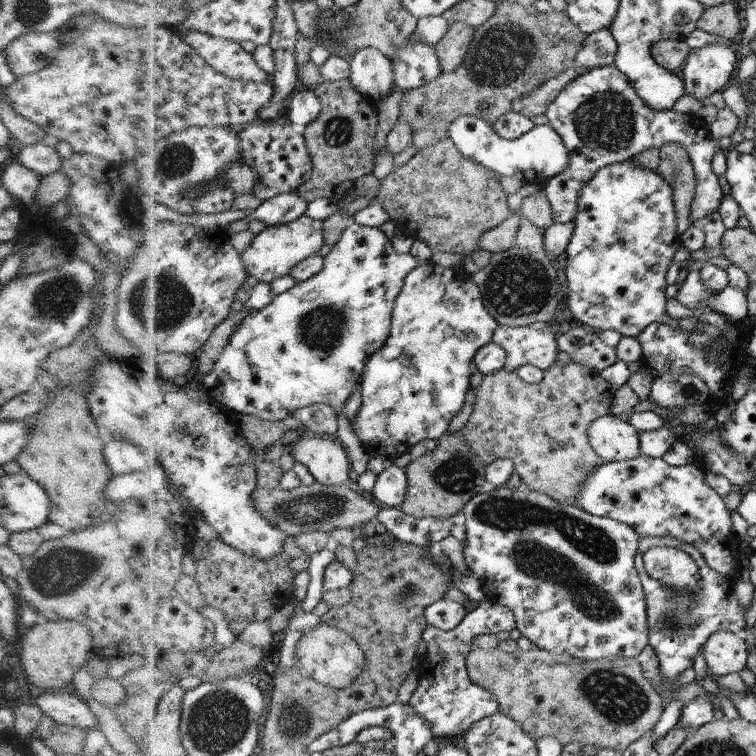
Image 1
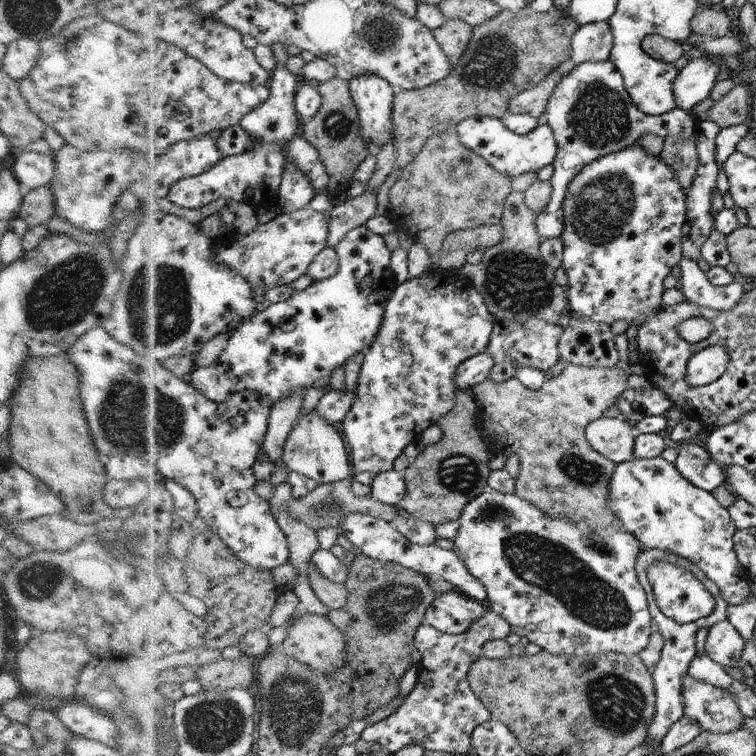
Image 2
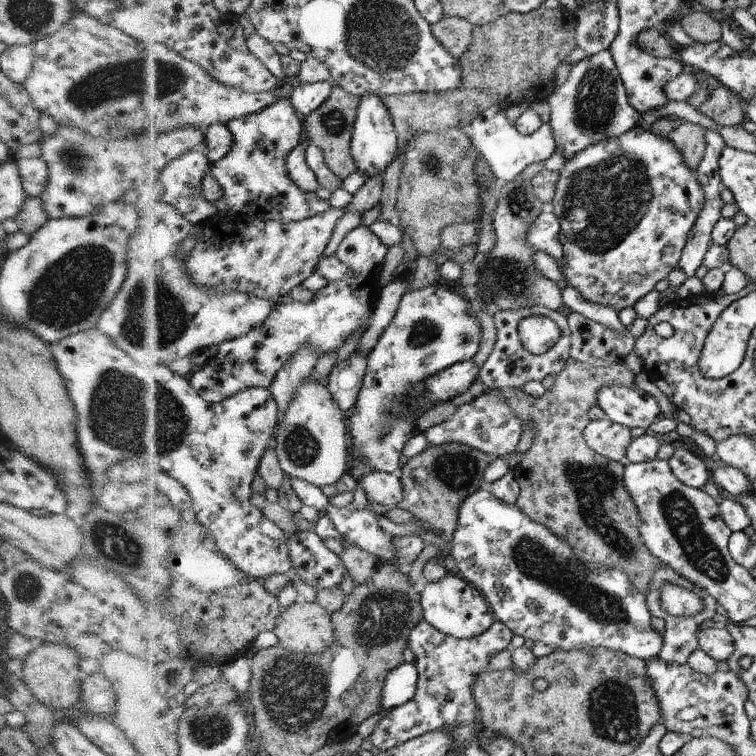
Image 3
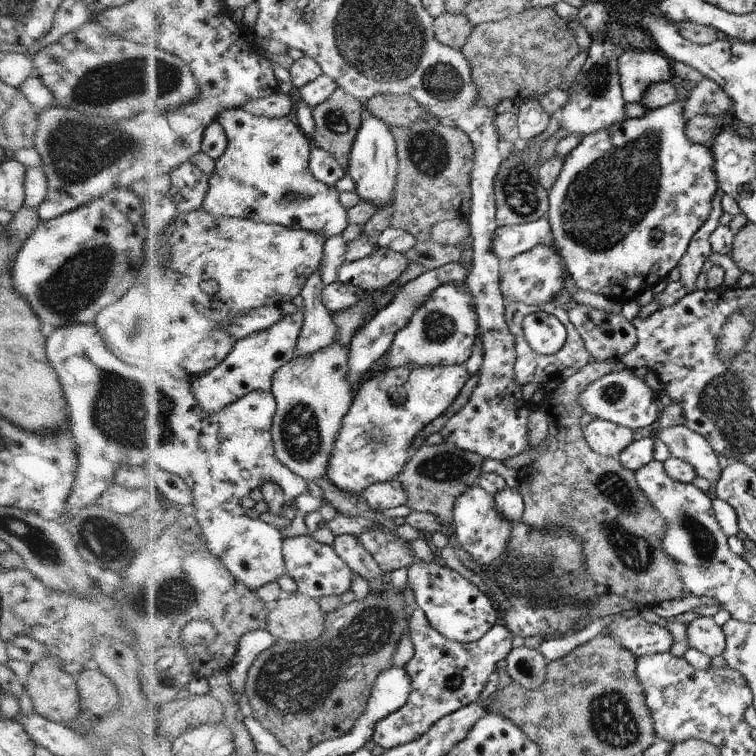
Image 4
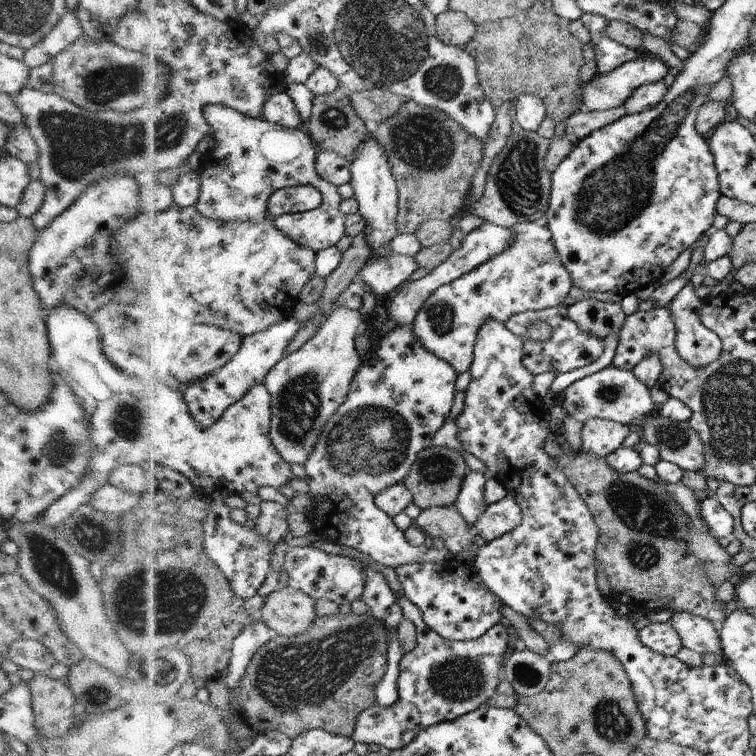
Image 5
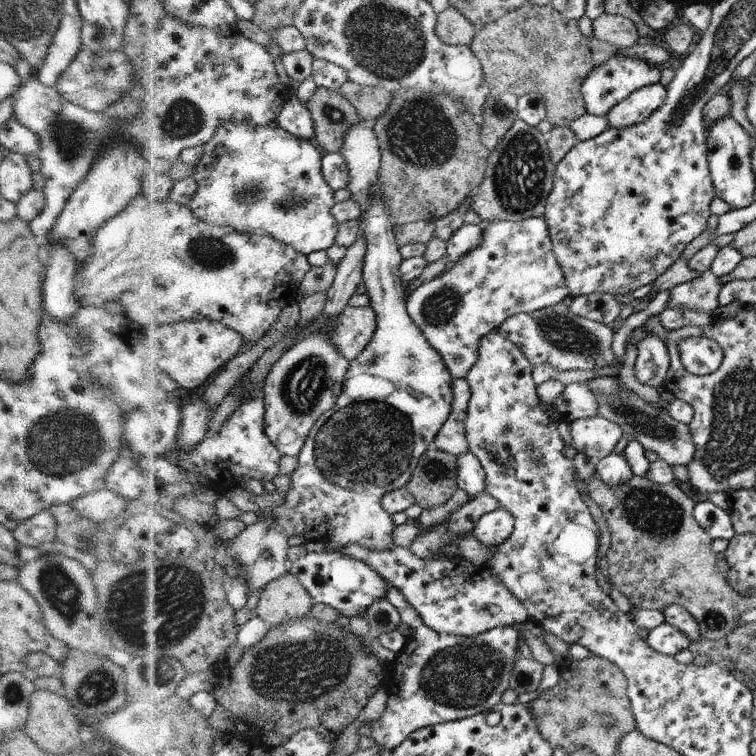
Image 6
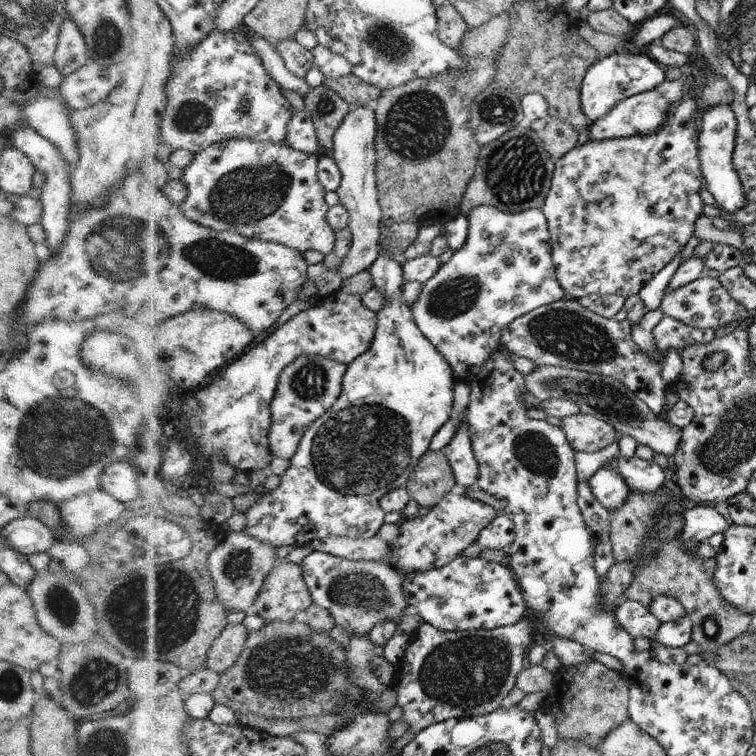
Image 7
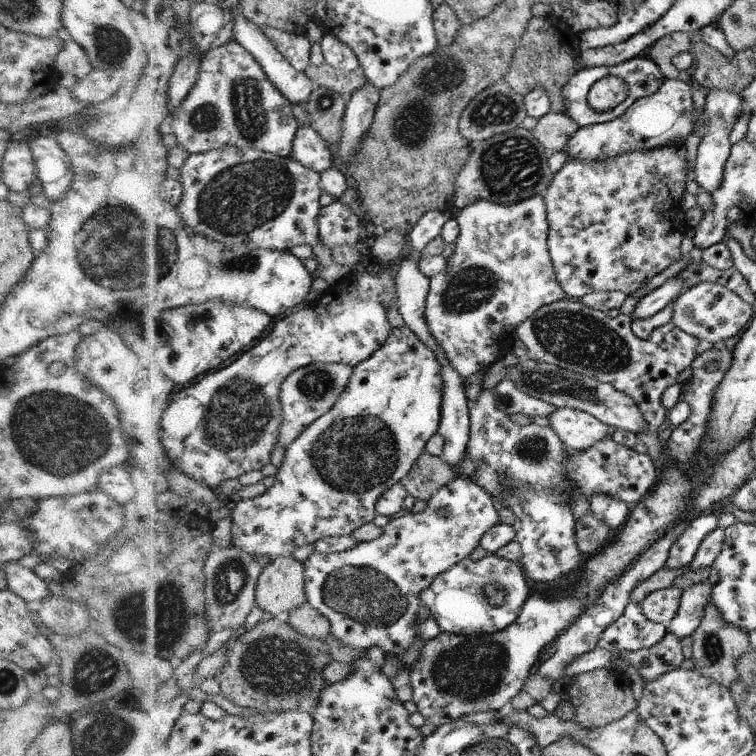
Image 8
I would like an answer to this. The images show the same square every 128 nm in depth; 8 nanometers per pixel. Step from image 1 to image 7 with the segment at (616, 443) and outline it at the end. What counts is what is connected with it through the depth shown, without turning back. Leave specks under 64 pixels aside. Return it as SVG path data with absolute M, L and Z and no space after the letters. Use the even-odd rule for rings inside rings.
M580 412L564 417L561 421L560 428L564 429L565 435L568 437L569 443L574 447L574 450L596 452L604 450L606 446L610 446L612 442L616 441L616 429L613 425L600 420L598 417Z

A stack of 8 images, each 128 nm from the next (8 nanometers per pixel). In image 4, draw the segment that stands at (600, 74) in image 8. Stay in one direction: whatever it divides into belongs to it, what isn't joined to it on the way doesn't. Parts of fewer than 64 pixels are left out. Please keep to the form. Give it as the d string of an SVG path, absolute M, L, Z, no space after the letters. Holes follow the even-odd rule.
M622 43L622 46L624 46L623 55L619 56L622 96L626 103L639 103L645 92L654 83L670 81L672 66L668 64L668 59L660 56L660 54L650 51L636 51L624 43Z

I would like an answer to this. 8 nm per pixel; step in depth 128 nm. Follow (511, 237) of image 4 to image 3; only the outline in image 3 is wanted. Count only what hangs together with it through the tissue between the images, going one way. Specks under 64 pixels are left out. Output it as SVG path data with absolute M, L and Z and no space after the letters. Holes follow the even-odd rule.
M545 208L530 225L525 242L533 251L552 255L559 265L563 264L563 246L560 239L561 221L550 208ZM566 284L561 291L563 302L570 310L579 312L586 318L592 319L615 331L623 331L624 326L618 317L618 312L612 306L586 300L572 285Z

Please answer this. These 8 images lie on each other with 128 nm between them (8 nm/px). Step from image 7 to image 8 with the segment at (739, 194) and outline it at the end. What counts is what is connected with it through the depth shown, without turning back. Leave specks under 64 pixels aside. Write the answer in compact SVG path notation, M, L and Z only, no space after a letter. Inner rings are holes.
M710 89L705 97L704 112L707 116L707 129L701 138L695 162L695 180L706 192L713 193L721 186L724 179L724 168L732 151L729 136L732 126L737 121L741 112L741 94L732 92L730 89Z

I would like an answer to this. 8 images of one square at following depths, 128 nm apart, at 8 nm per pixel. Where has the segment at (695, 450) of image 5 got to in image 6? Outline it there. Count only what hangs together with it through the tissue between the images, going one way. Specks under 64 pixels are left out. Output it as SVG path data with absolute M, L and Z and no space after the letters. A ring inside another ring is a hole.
M619 375L596 376L588 379L585 385L593 392L597 402L597 414L621 429L630 439L636 439L646 450L654 451L658 458L668 464L686 466L695 454L695 444L688 425L674 420L665 409L654 408L636 393L620 386Z

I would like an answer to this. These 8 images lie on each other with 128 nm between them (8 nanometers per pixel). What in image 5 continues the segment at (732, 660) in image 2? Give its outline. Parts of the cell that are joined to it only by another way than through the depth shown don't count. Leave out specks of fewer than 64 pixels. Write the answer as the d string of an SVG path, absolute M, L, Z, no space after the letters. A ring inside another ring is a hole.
M674 611L669 623L677 629L686 648L703 655L707 652L720 654L720 632L705 618L688 611Z

